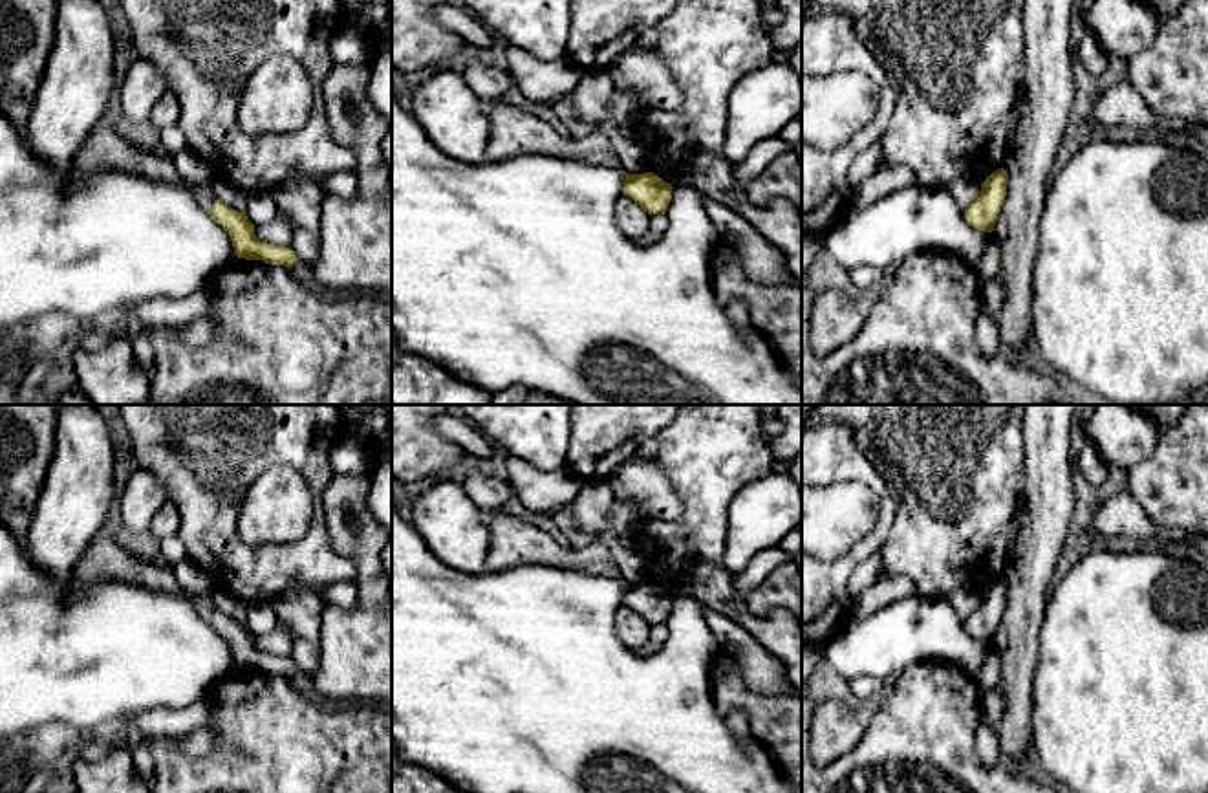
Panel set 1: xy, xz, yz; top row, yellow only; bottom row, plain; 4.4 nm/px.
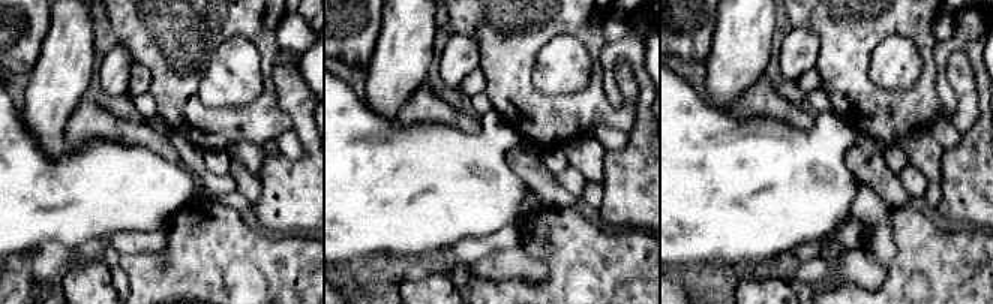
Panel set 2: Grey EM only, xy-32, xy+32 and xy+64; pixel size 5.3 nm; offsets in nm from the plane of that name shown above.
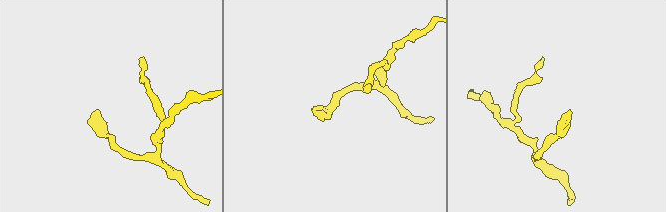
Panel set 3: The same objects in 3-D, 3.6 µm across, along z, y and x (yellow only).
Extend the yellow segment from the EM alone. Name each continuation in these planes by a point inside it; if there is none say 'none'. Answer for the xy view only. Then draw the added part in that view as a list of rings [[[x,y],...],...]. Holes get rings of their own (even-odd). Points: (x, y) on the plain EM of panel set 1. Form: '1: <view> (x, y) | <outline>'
1: xy (205, 608) | [[[210,599],[198,601],[196,606],[198,606],[200,615],[201,615],[207,623],[210,623],[210,621],[214,619],[214,610],[216,610],[216,608],[214,608],[214,604],[210,603]]]

